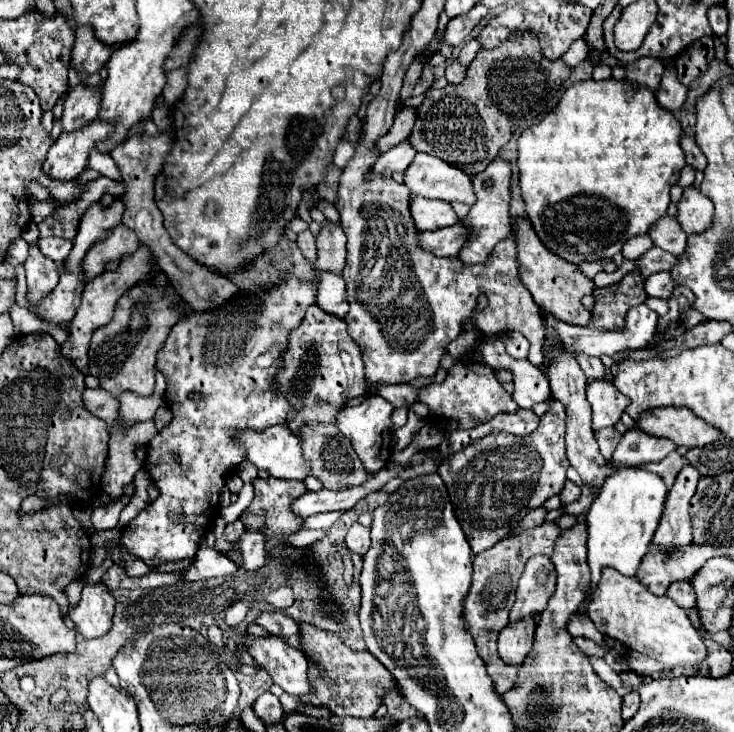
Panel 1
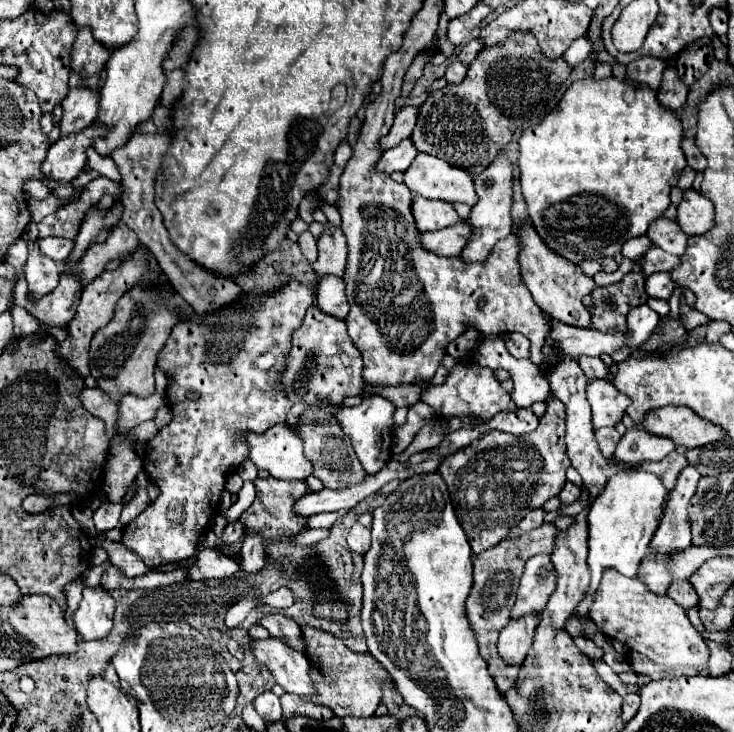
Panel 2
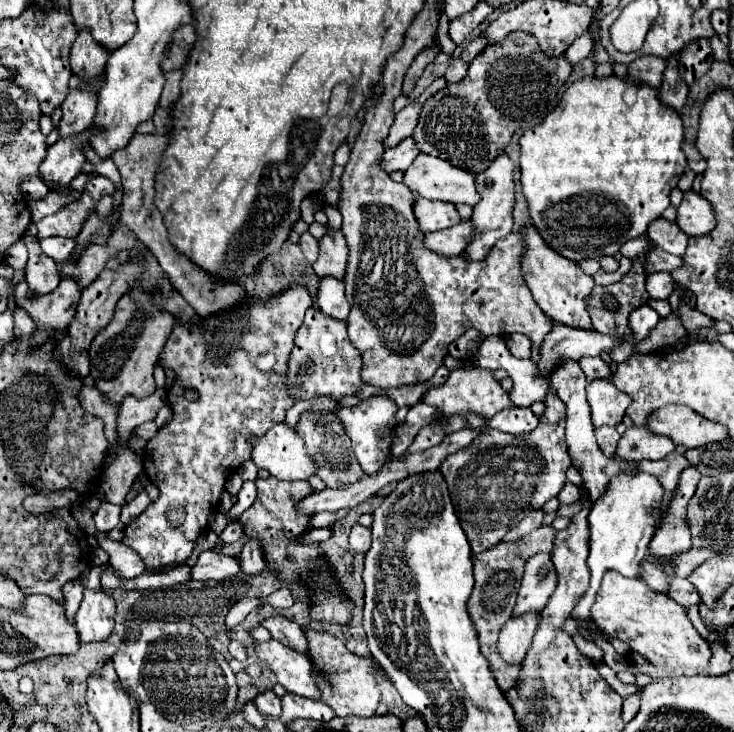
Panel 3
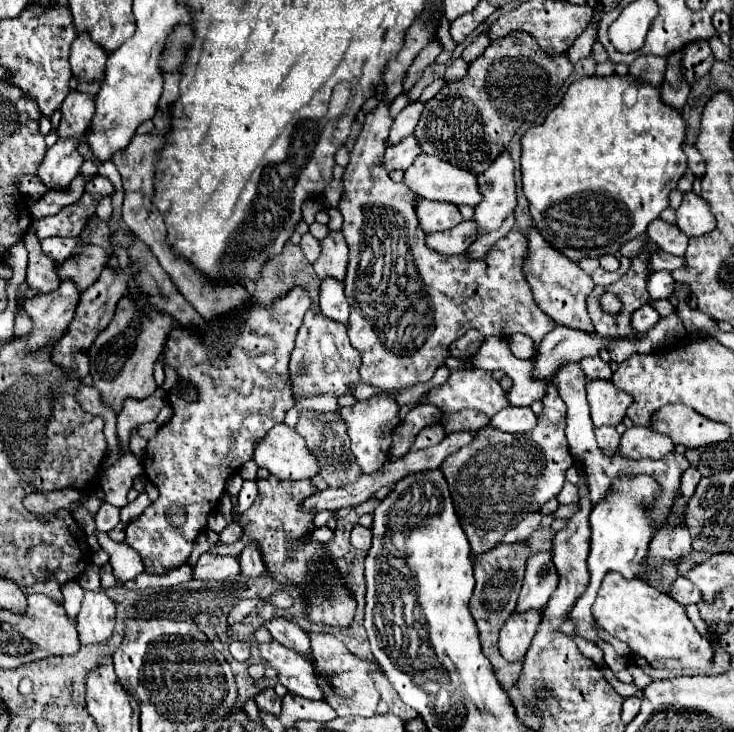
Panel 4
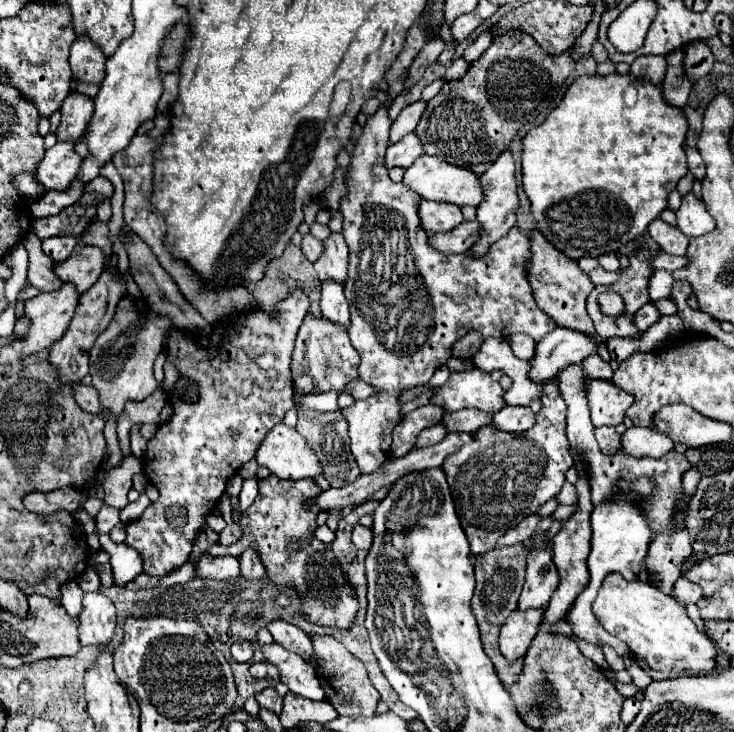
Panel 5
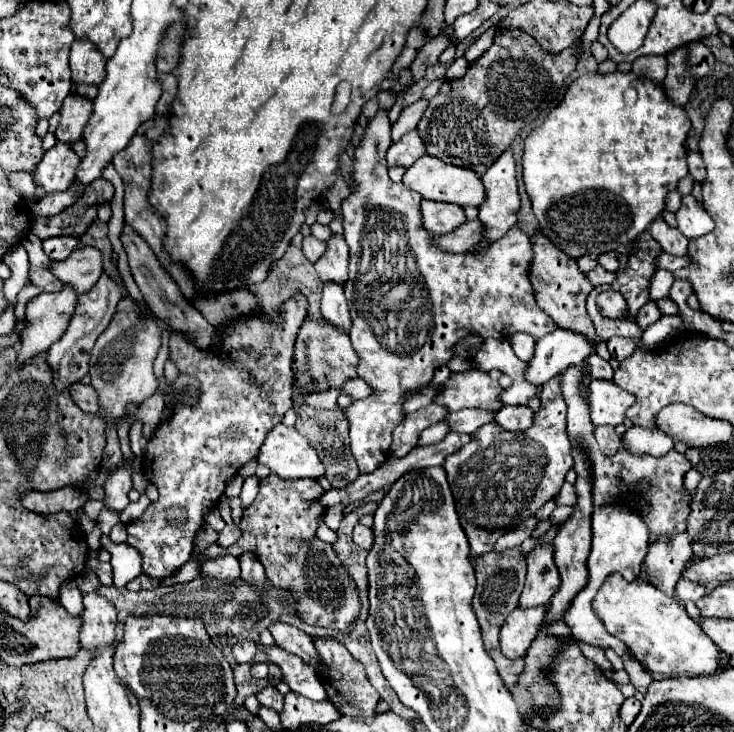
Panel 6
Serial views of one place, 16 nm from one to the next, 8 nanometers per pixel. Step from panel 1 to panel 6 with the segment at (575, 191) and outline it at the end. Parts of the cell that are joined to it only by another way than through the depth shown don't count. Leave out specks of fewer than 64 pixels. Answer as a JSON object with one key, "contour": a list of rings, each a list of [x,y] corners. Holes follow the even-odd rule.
{"contour":[[[618,70],[610,72],[610,74],[598,74],[598,72],[596,74],[584,74],[578,80],[574,80],[570,84],[564,100],[548,114],[548,118],[544,120],[542,126],[538,126],[530,132],[530,136],[526,138],[526,144],[524,144],[524,156],[522,156],[524,184],[526,184],[526,192],[530,194],[532,210],[534,210],[534,216],[538,218],[538,222],[540,222],[542,234],[548,236],[560,250],[564,250],[572,258],[580,258],[584,254],[598,256],[602,252],[610,252],[610,250],[616,250],[620,246],[626,246],[626,244],[634,242],[642,232],[648,230],[648,224],[652,224],[652,220],[656,220],[662,214],[666,194],[676,190],[676,184],[688,174],[686,140],[688,140],[690,128],[692,128],[692,124],[690,124],[690,118],[688,118],[686,110],[682,106],[674,104],[666,96],[664,88],[660,84],[652,84],[652,80],[644,80],[642,76],[632,76],[632,72],[622,74]]]}

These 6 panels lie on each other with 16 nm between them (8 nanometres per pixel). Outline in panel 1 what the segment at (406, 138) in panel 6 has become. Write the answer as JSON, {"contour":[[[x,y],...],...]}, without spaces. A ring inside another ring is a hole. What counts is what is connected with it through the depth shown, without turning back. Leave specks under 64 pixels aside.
{"contour":[[[404,140],[378,158],[378,162],[374,164],[374,172],[386,174],[386,176],[392,176],[394,172],[404,172],[414,160],[414,156],[416,156],[416,150],[408,140]]]}

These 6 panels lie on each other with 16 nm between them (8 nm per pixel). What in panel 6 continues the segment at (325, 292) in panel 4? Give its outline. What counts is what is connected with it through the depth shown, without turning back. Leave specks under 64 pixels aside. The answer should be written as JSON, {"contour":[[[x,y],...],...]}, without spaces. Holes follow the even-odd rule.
{"contour":[[[324,284],[322,290],[322,316],[336,328],[350,332],[352,320],[348,312],[348,302],[344,298],[344,288],[338,284]]]}

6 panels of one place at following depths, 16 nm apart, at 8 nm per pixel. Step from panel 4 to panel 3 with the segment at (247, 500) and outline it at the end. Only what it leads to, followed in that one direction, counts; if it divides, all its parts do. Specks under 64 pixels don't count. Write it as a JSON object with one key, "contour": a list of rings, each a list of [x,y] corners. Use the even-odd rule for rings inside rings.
{"contour":[[[244,482],[244,486],[242,486],[242,490],[238,494],[238,502],[230,510],[230,518],[236,520],[254,502],[254,498],[256,498],[256,484],[254,482]]]}

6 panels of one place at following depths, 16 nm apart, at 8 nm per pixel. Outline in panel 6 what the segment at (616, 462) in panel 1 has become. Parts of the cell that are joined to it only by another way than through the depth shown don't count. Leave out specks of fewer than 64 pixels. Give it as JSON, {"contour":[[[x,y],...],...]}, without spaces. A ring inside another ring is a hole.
{"contour":[[[634,426],[626,430],[622,441],[627,445],[632,454],[650,454],[650,456],[662,456],[664,452],[674,448],[674,442],[670,436],[666,436],[658,428],[644,428]]]}

